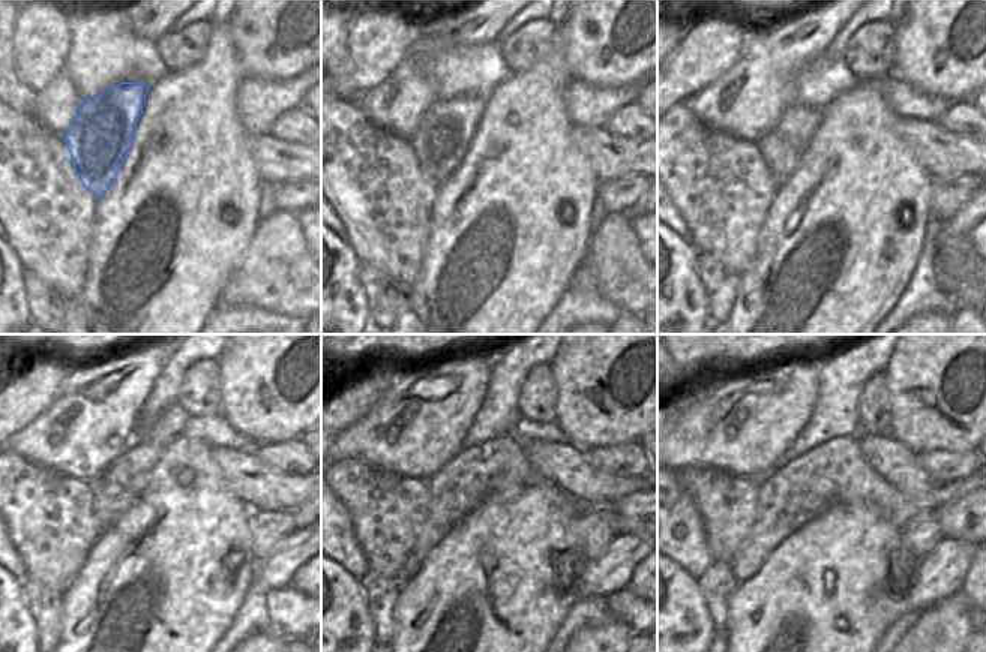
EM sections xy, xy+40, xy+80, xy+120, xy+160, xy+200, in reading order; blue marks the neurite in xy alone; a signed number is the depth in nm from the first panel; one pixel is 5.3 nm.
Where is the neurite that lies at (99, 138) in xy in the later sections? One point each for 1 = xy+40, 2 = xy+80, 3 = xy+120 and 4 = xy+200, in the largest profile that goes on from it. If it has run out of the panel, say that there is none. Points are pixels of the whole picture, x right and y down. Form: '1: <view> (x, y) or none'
1: xy+40 (443, 135)
2: xy+80 (797, 116)
3: xy+120 (128, 453)
4: xy+200 (790, 465)

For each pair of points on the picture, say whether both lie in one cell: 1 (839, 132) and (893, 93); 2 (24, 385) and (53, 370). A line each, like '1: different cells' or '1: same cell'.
1: different cells
2: same cell

